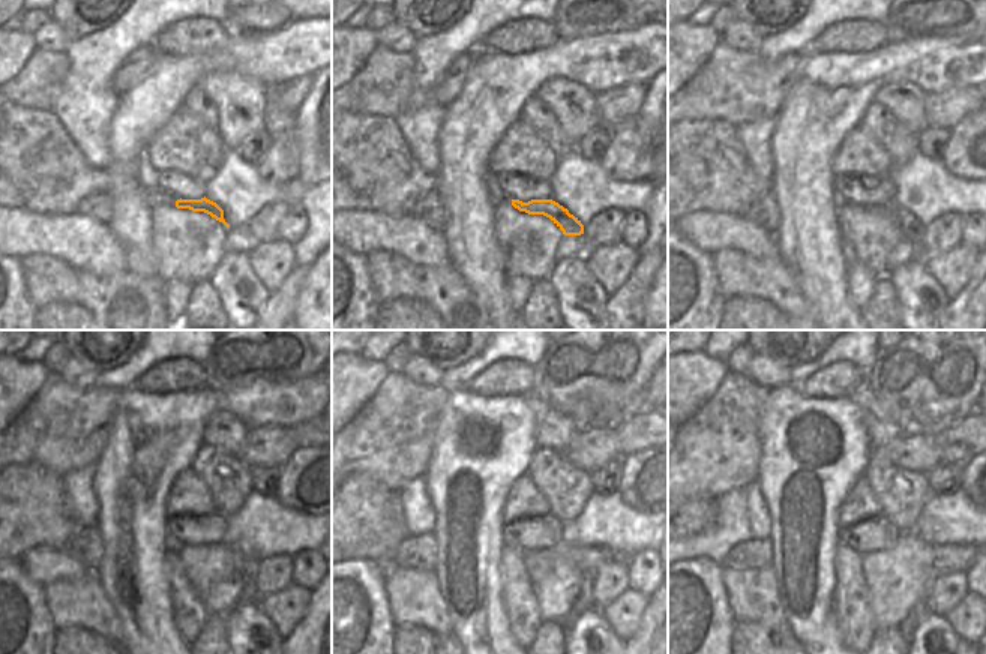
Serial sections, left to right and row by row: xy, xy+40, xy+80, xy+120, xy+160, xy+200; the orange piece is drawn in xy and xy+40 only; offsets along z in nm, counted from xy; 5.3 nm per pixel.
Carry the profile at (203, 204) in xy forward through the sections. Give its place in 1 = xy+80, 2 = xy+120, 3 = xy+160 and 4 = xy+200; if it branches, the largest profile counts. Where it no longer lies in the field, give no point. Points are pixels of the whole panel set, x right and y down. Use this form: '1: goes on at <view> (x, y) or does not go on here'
1: goes on at xy+80 (910, 225)
2: goes on at xy+120 (239, 560)
3: goes on at xy+160 (583, 557)
4: goes on at xy+200 (946, 558)

